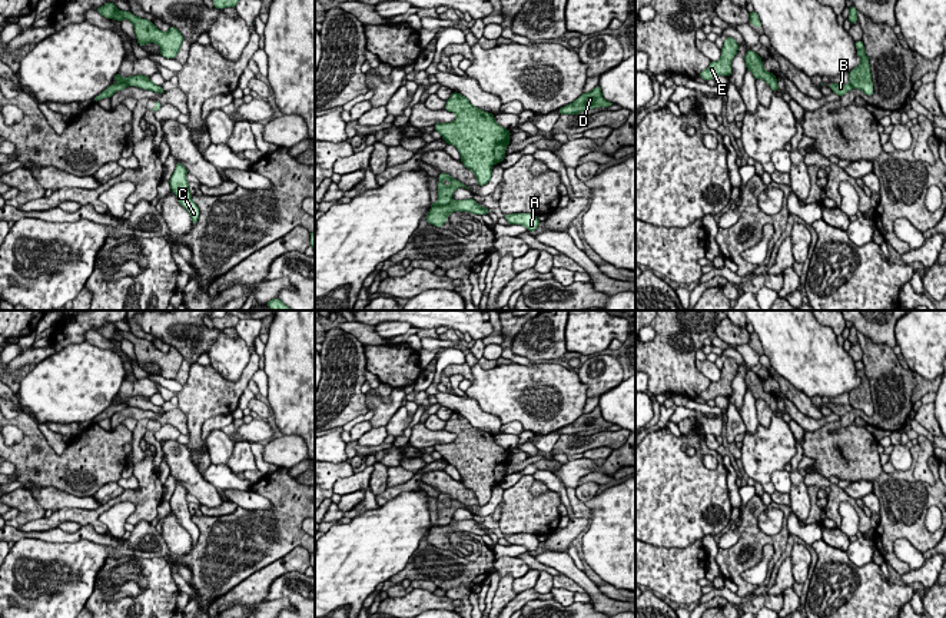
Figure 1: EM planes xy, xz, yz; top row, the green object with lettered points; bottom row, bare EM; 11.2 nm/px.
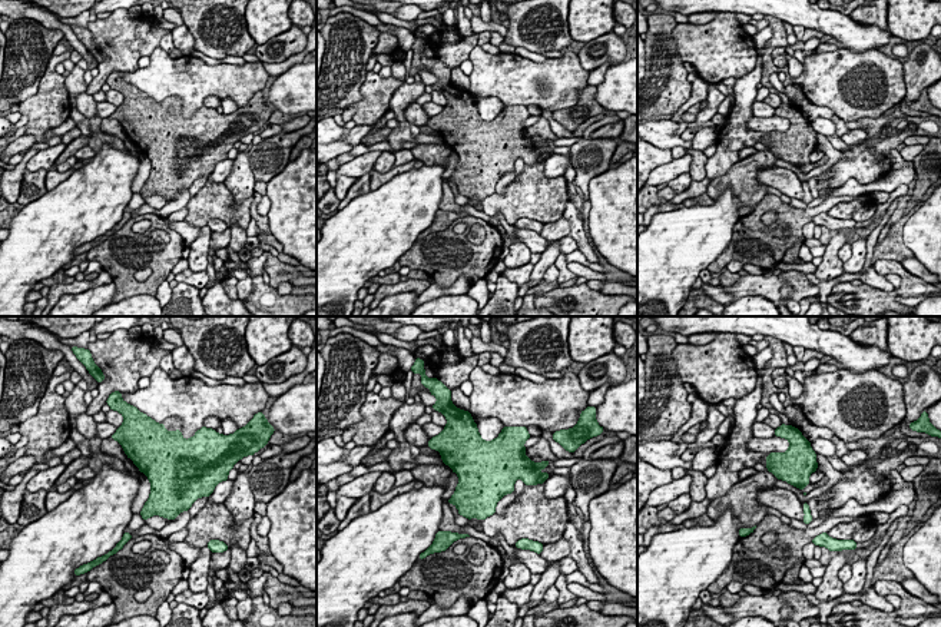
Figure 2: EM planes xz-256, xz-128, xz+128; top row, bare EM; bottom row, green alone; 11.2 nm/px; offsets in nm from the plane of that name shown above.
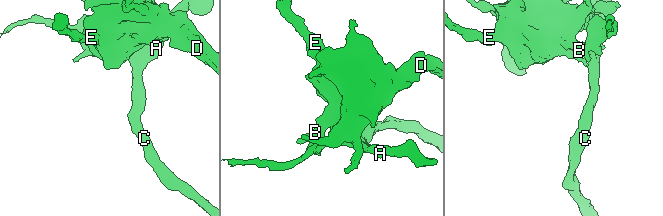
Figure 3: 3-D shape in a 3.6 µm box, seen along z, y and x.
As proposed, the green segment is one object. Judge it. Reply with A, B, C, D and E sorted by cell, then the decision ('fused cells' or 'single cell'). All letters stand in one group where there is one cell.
A C / B D E; fused cells

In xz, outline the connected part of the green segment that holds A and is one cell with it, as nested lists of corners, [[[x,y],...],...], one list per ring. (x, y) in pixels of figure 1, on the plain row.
[[[512,534],[512,535],[504,535],[504,538],[508,541],[509,545],[525,546],[528,552],[534,552],[540,545],[540,541],[534,534]]]

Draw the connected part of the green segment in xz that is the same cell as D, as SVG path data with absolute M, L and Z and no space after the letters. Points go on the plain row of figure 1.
M595 406L594 411L588 413L582 413L571 425L558 429L558 432L560 435L578 435L582 431L595 429L595 428L608 428L611 425L613 423L607 422L603 418L600 406Z

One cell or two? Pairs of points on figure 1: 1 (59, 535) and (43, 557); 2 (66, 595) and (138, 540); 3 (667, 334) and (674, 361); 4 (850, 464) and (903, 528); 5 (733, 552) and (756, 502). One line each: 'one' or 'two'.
1: two
2: one
3: one
4: one
5: one

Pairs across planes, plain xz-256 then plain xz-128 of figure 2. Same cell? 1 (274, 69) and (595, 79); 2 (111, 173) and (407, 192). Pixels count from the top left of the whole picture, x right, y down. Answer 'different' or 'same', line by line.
1: same
2: same

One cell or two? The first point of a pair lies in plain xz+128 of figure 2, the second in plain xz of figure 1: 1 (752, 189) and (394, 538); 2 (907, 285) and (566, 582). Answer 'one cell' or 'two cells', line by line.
1: two cells
2: one cell

